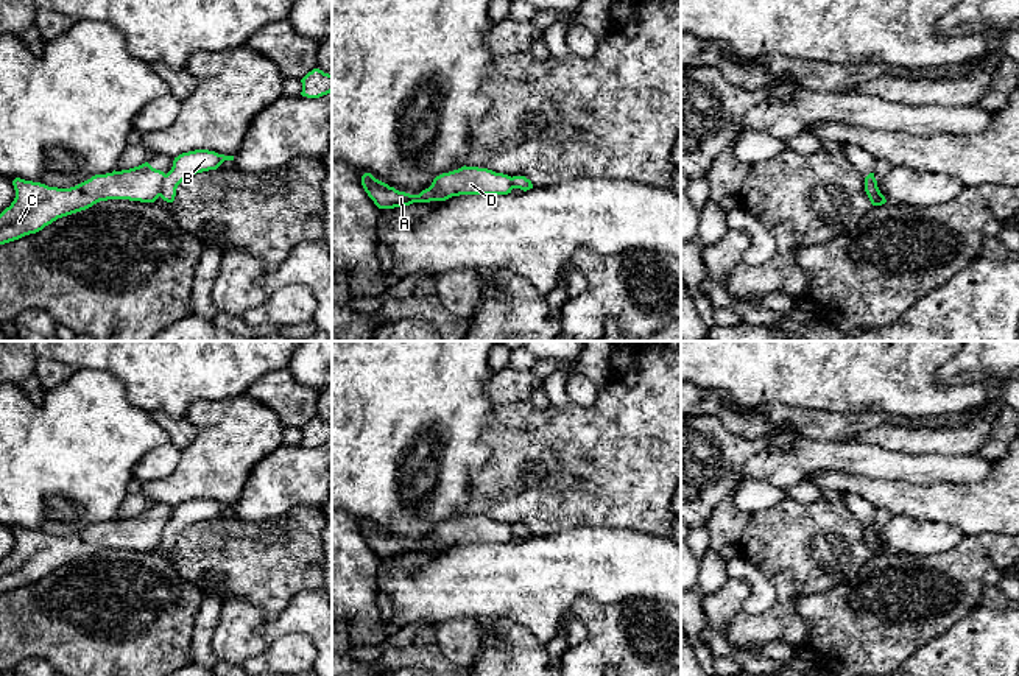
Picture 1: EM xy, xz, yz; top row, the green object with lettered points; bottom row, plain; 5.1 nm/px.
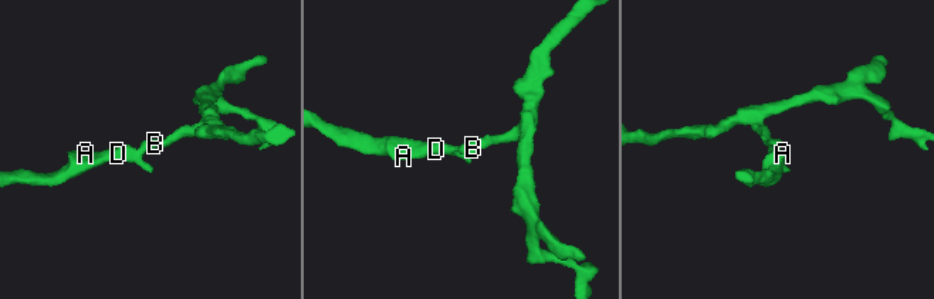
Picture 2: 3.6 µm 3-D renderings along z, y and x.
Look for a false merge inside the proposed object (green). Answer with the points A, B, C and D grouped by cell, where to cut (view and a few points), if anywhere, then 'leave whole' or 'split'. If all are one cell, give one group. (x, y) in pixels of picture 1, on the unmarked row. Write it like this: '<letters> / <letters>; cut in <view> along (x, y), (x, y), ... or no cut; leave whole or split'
A C D / B; cut in xy along (165, 524), (159, 544); split

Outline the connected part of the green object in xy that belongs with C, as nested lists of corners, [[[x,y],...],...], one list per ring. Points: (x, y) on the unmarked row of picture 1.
[[[148,511],[129,519],[95,523],[70,537],[16,526],[16,547],[0,562],[0,593],[36,583],[58,567],[86,559],[100,550],[154,551],[160,545],[164,528],[165,522]]]

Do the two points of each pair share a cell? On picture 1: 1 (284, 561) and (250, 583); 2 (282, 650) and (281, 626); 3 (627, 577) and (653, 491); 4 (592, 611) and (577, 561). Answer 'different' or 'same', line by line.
1: same
2: different
3: different
4: different

